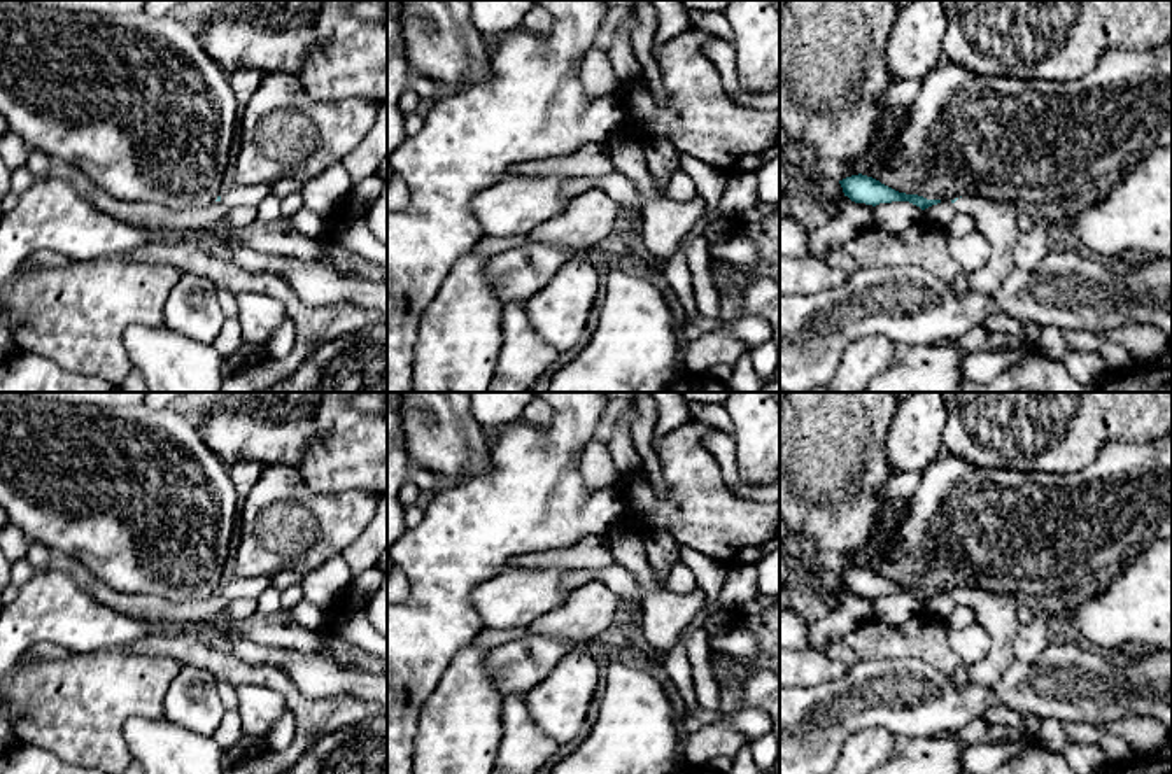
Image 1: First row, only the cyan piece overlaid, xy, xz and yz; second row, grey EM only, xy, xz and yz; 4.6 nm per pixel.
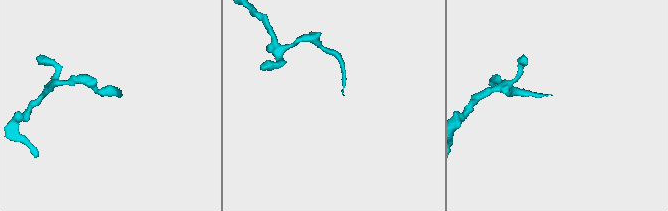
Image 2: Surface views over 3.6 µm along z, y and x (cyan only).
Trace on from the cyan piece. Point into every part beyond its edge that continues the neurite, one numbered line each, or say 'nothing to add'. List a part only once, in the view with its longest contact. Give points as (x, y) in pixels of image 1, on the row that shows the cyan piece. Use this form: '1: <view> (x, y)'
1: yz (995, 219)

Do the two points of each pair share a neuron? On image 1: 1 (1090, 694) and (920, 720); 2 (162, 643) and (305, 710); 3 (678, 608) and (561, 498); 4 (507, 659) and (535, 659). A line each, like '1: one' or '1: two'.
1: one
2: one
3: two
4: one

